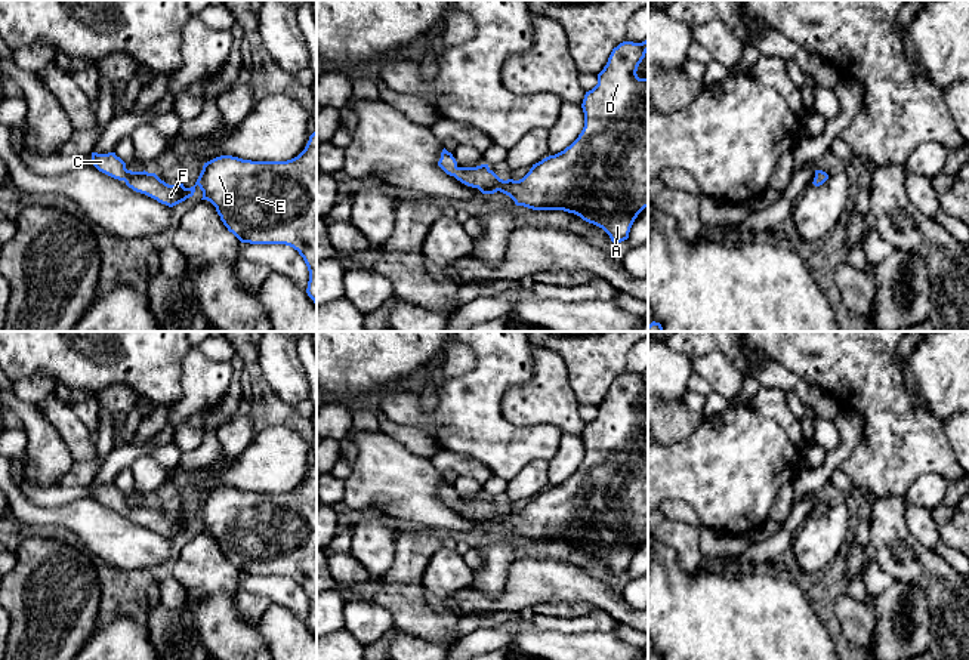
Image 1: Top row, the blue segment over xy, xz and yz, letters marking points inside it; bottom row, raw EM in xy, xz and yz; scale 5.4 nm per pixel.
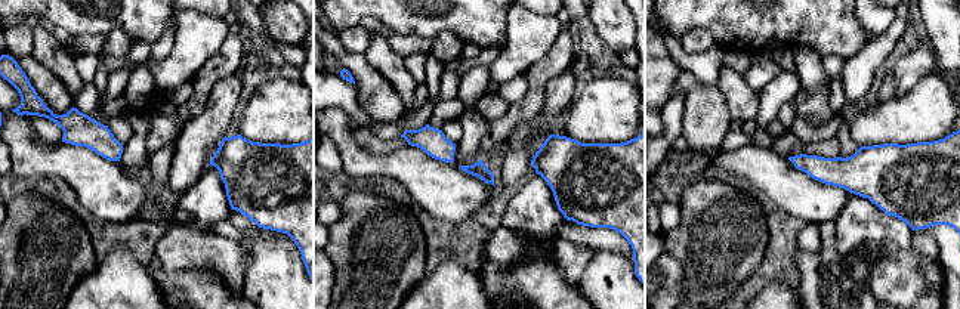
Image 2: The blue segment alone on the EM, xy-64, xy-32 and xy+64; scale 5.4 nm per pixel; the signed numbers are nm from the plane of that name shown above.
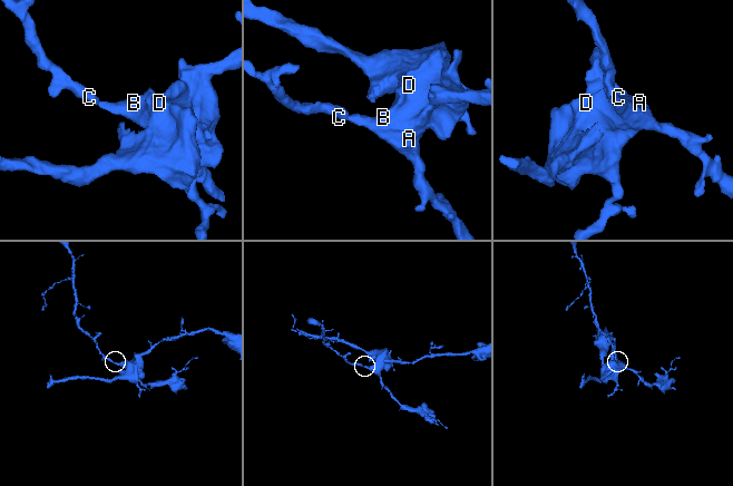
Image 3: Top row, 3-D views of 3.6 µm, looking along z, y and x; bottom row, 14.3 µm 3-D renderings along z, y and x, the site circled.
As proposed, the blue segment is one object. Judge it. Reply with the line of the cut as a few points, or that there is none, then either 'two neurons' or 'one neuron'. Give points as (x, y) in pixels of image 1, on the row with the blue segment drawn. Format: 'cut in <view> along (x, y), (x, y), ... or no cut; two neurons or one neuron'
no cut; one neuron

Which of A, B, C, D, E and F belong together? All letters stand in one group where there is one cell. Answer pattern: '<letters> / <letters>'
A B C D E F

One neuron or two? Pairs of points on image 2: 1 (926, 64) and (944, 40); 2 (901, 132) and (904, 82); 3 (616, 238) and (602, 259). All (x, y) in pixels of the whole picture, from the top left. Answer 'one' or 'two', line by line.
1: two
2: two
3: two

